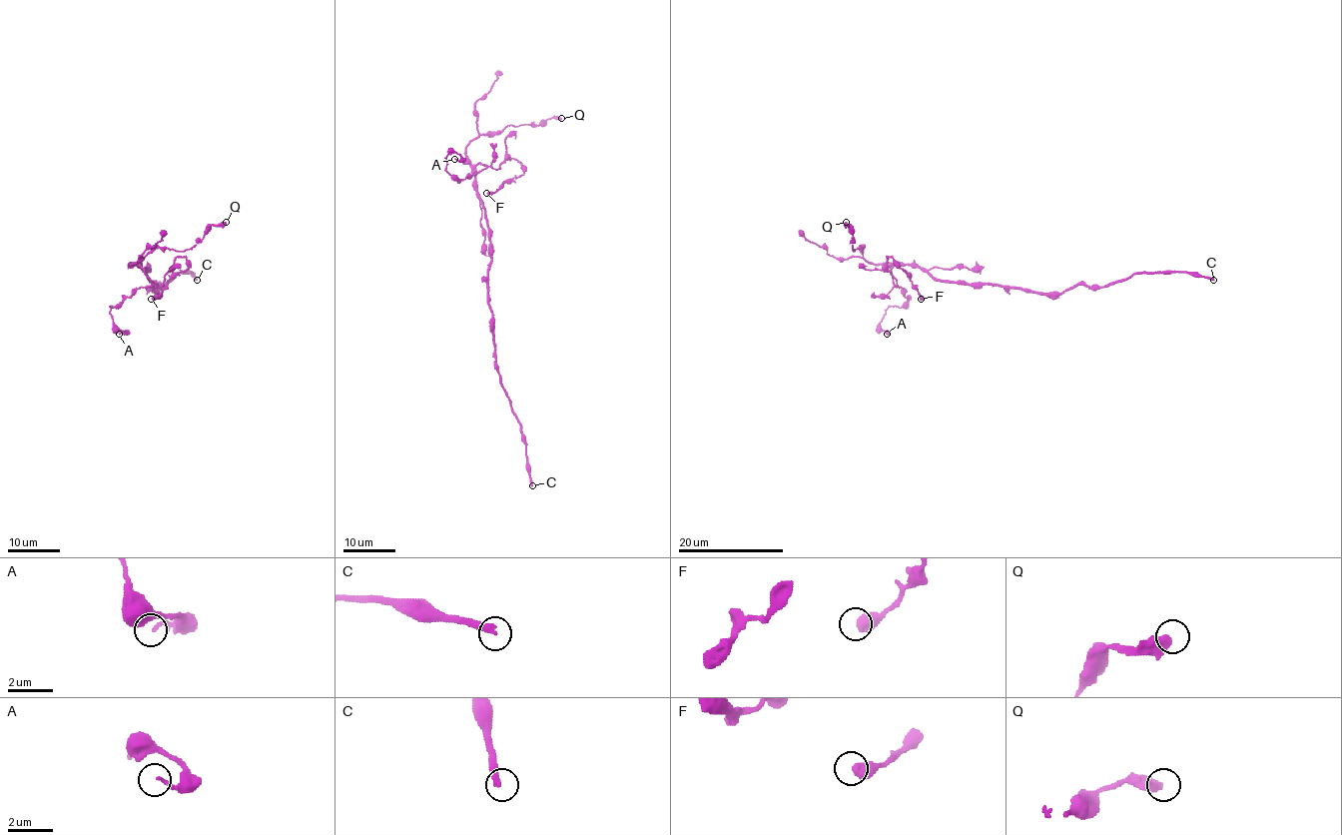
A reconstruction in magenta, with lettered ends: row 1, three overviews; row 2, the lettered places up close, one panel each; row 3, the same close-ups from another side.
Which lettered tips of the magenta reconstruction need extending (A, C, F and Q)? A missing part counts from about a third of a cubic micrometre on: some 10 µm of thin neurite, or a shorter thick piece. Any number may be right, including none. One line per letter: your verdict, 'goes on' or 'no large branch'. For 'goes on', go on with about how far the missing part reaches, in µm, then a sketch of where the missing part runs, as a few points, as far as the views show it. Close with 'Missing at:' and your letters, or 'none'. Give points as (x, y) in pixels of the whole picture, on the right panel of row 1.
A: no large branch
C: goes on; about 100 µm are missing
F: no large branch
Q: no large branch
Missing at: C

